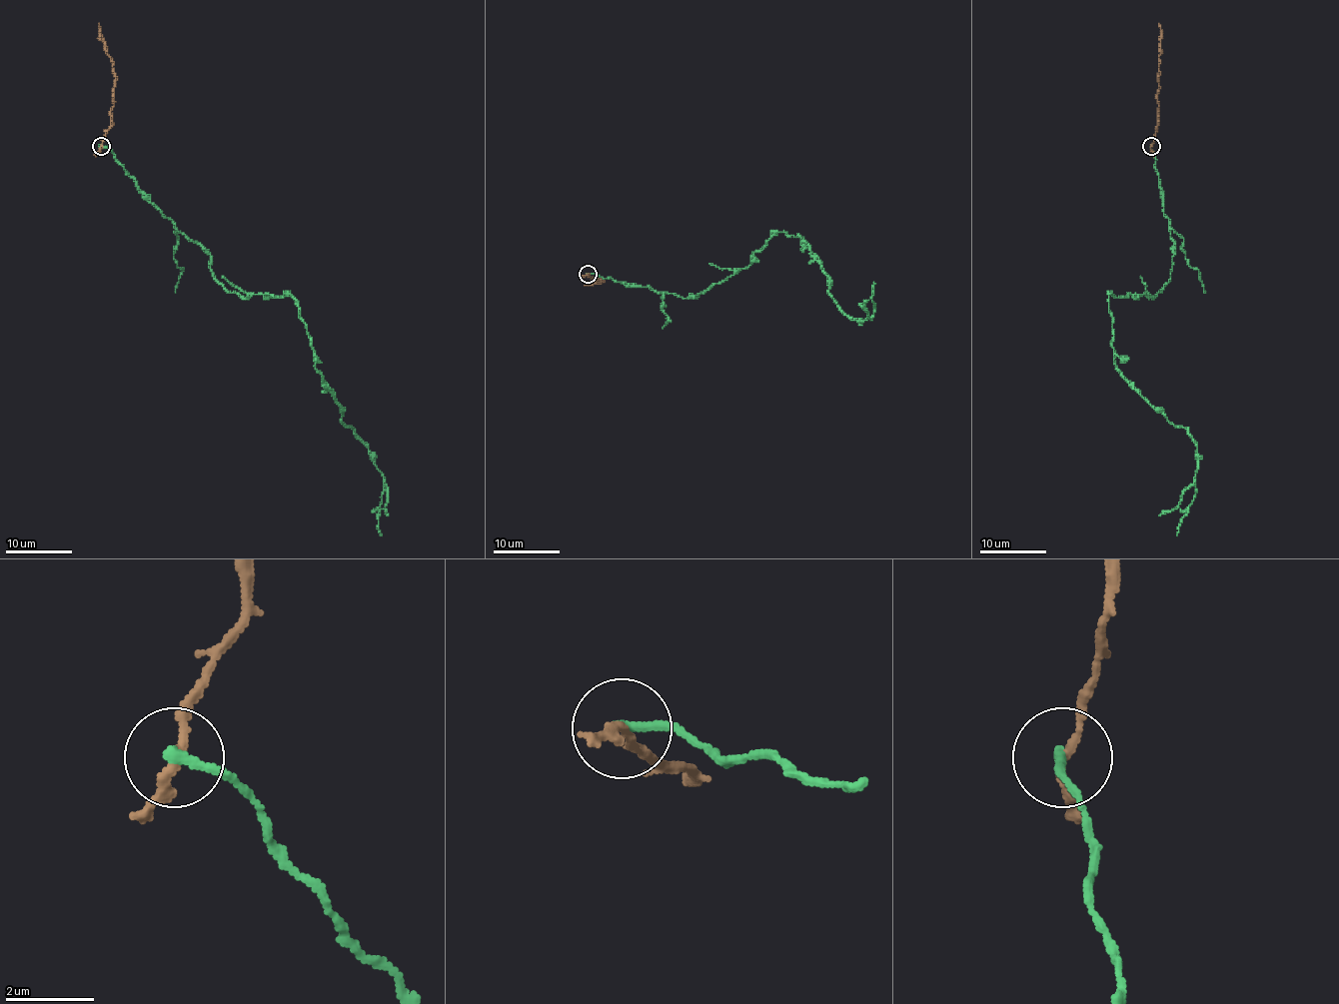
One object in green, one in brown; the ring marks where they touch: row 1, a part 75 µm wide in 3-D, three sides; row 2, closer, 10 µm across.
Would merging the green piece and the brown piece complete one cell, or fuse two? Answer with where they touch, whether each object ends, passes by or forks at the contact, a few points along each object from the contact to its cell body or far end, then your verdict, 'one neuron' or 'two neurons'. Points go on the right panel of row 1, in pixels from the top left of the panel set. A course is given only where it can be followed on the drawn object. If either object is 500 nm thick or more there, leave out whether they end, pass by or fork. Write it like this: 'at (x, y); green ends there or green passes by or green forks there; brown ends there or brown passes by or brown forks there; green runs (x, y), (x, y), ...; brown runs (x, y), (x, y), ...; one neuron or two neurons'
at (1151, 146); green ends there; brown passes by; green runs (1150, 146), (1175, 243), (1170, 280), (1154, 298), (1109, 301), (1115, 369), (1197, 448), (1193, 501), (1177, 535); brown runs (1150, 146), (1157, 125), (1158, 23); two neurons

